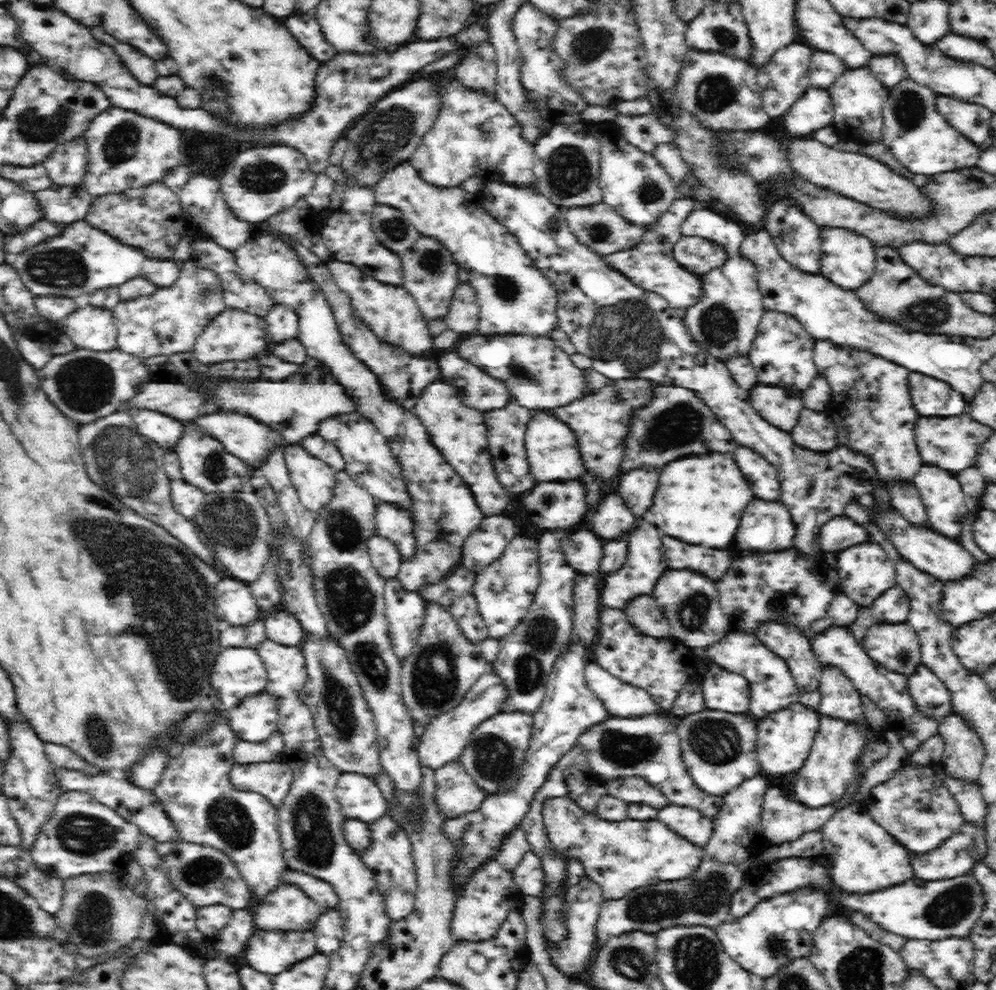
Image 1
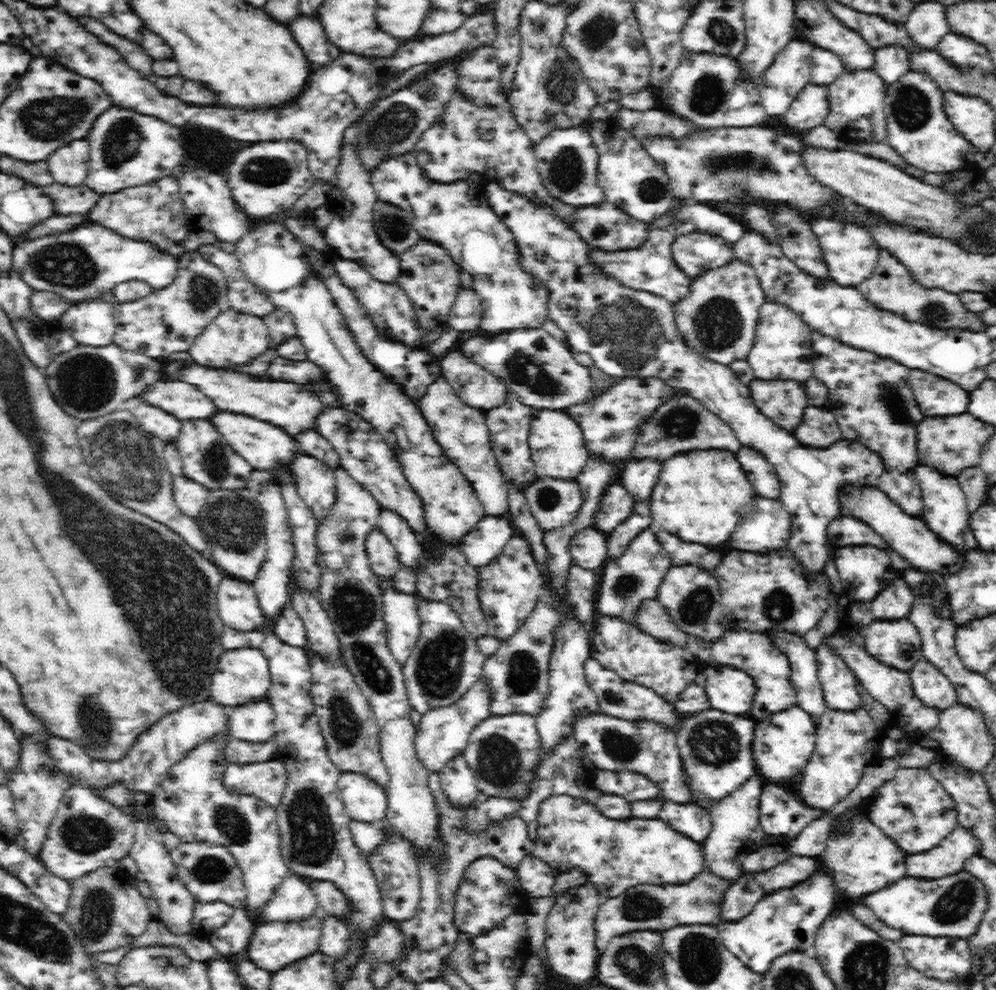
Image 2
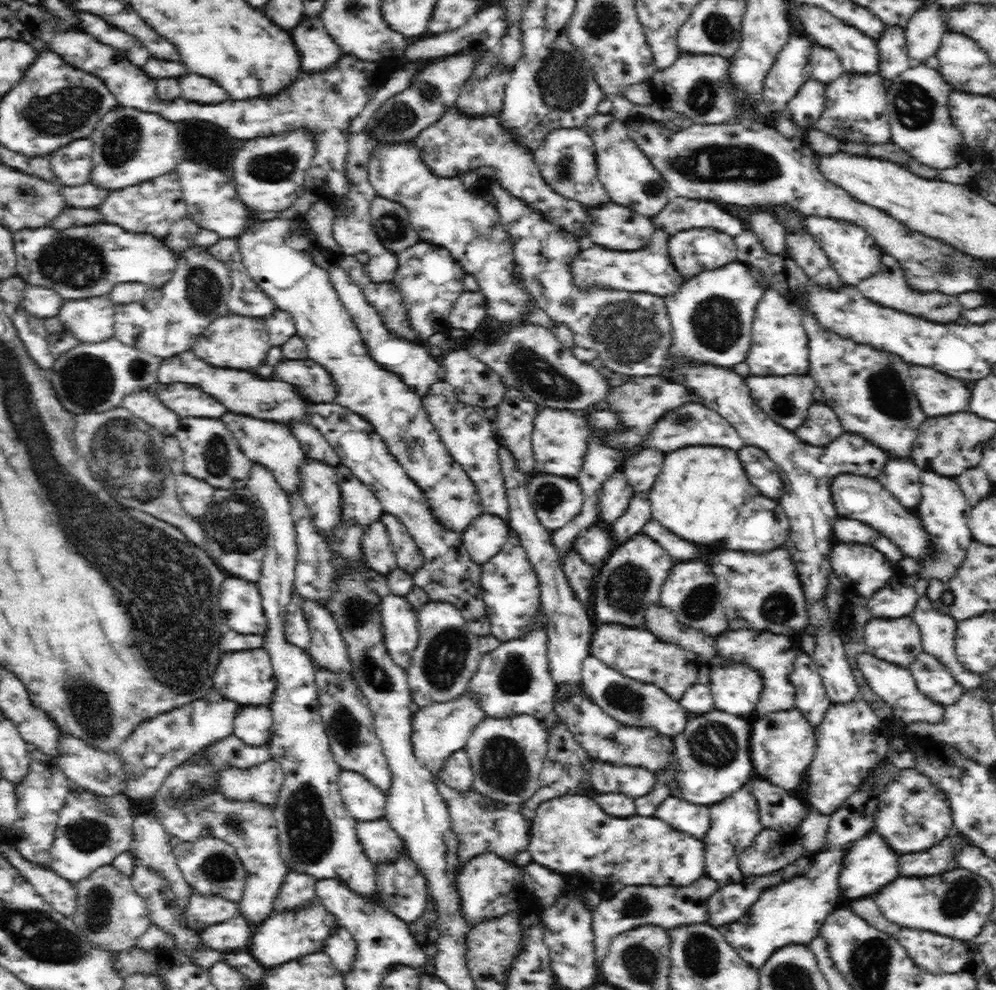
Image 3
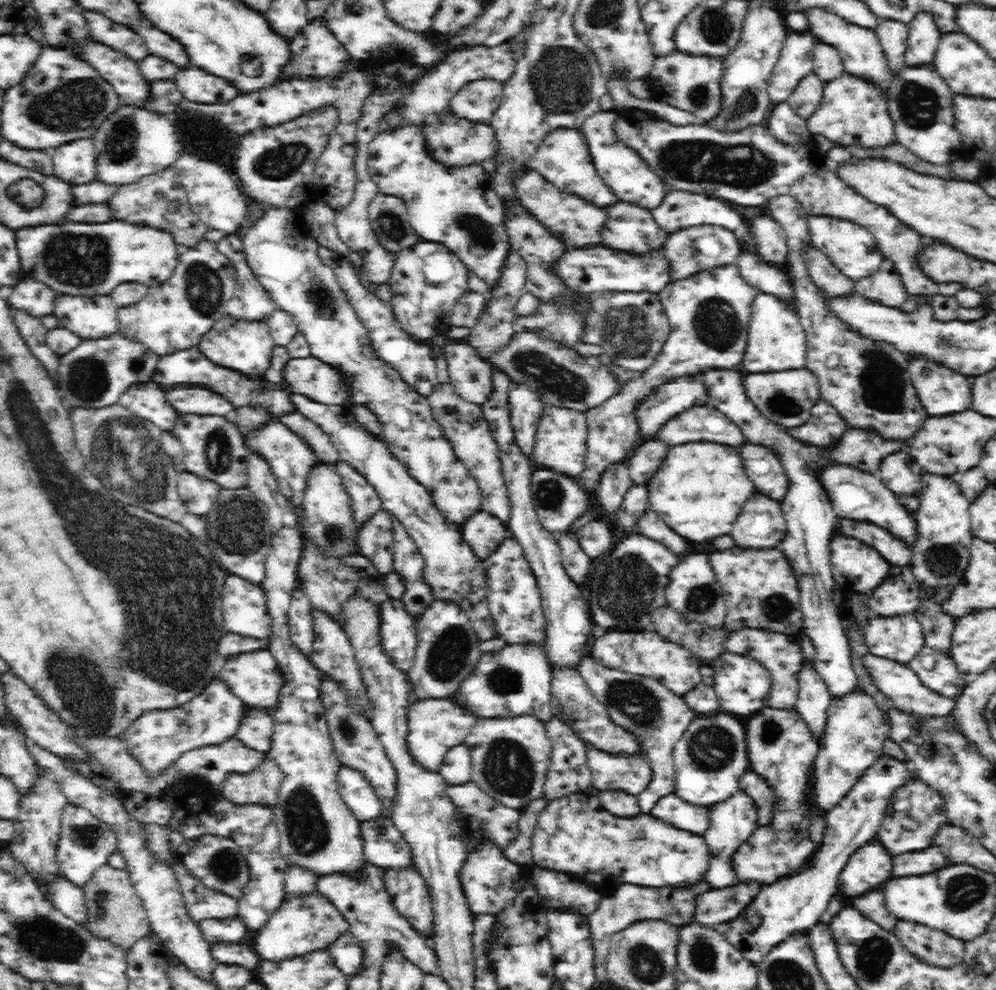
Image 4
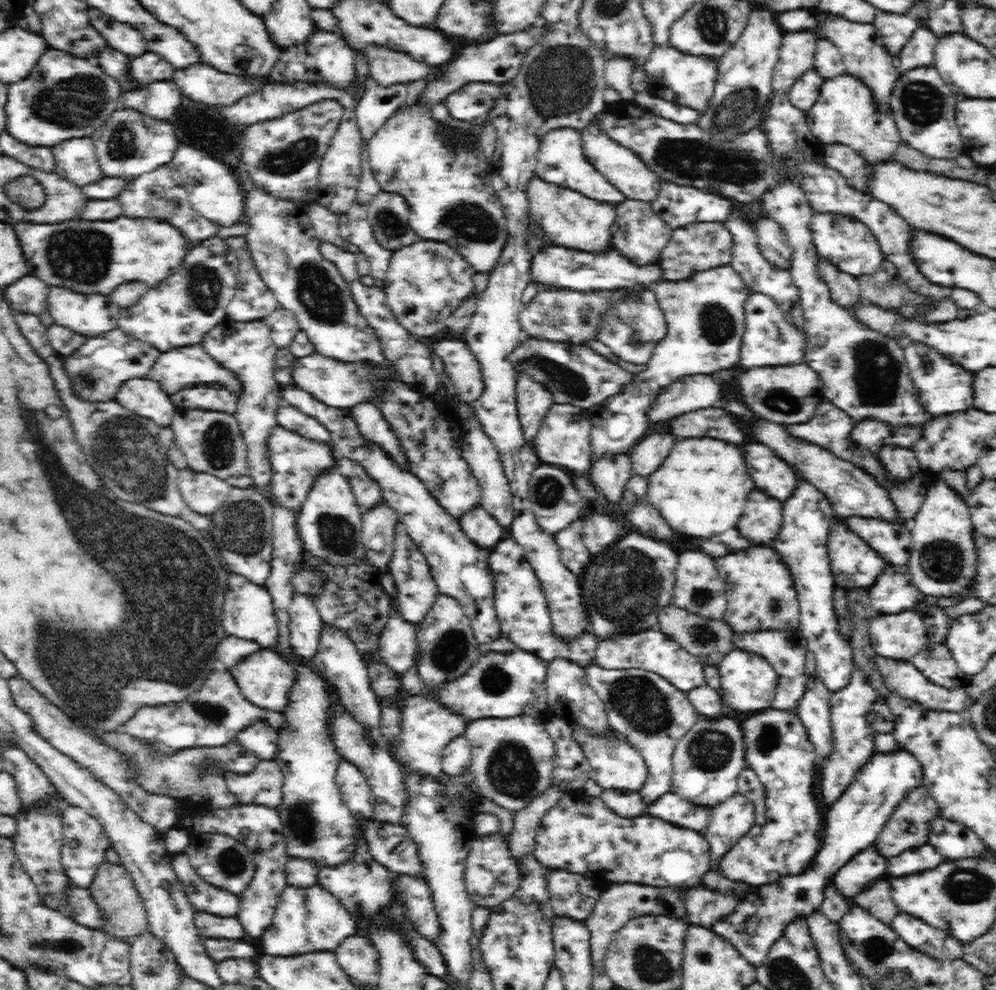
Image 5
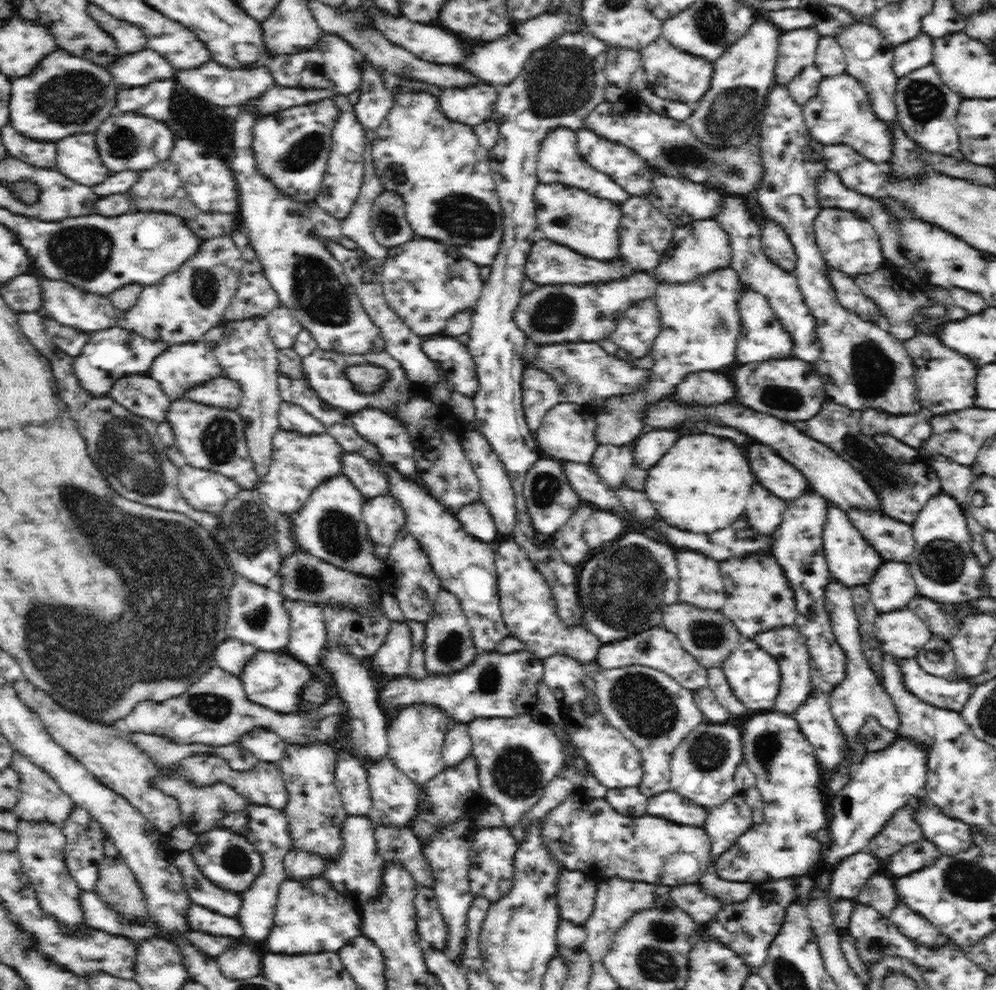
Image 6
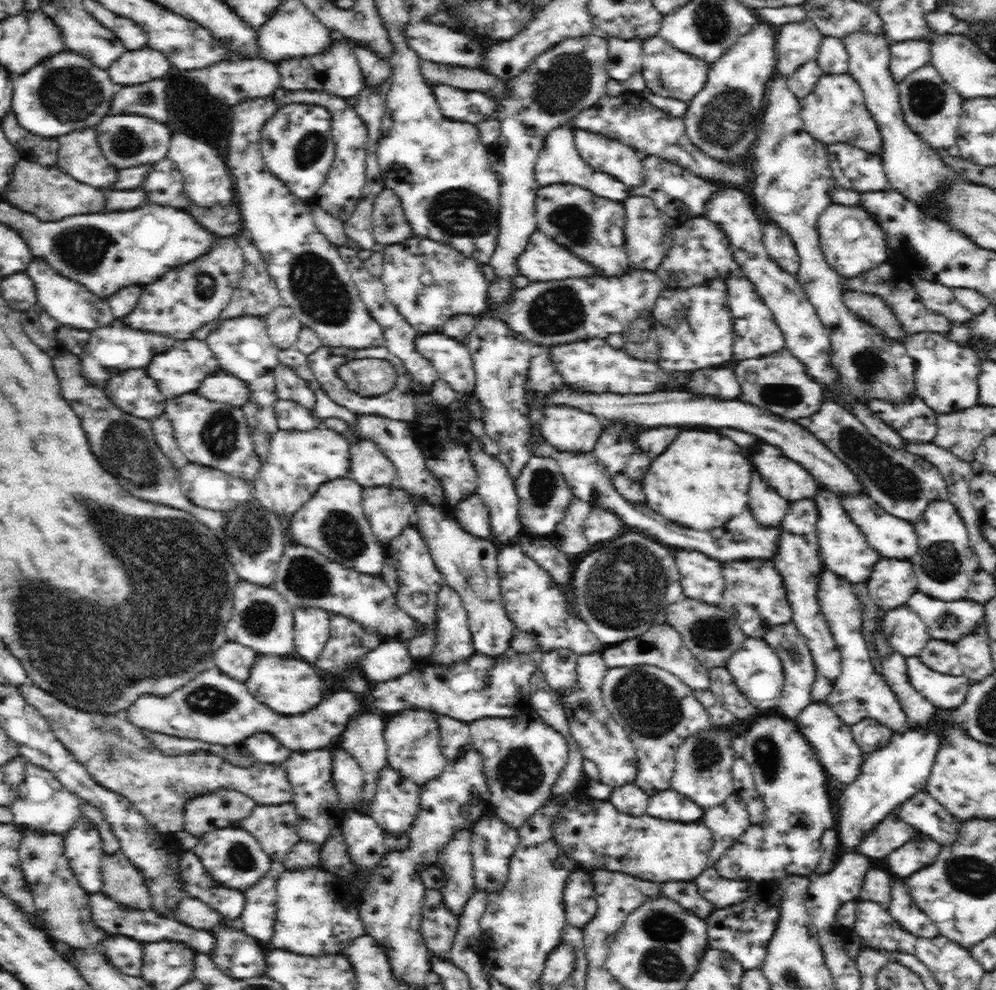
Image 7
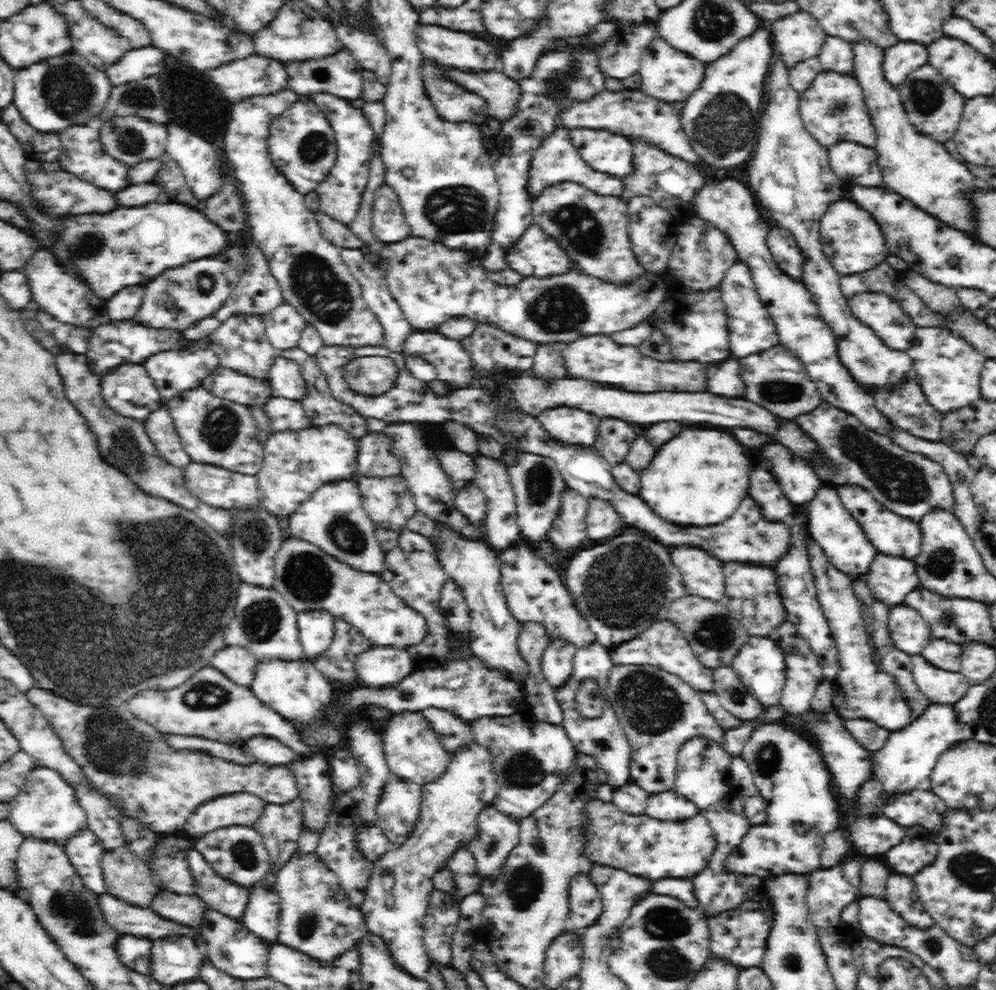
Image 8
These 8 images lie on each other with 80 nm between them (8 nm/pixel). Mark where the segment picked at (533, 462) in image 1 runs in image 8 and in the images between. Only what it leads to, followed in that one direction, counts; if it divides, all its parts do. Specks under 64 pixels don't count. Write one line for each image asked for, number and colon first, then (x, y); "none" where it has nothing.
2: (558, 449)
3: (560, 436)
4: (561, 439)
5: (563, 439)
6: (567, 432)
7: (567, 428)
8: (569, 425)

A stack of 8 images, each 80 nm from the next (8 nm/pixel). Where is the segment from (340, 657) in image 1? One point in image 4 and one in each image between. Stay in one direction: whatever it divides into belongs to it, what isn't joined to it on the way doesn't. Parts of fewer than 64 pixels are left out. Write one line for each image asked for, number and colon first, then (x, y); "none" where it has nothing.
2: (346, 719)
3: (349, 722)
4: (356, 744)

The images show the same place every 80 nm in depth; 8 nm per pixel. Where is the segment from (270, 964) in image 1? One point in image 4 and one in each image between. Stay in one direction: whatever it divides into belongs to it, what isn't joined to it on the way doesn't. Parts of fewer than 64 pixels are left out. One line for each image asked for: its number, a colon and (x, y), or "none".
2: (276, 943)
3: (286, 935)
4: (303, 923)

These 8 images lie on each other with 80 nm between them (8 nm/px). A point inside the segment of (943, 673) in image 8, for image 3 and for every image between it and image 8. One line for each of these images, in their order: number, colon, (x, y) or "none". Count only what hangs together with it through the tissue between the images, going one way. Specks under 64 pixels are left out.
3: (895, 684)
4: (898, 681)
5: (903, 676)
6: (947, 694)
7: (944, 690)

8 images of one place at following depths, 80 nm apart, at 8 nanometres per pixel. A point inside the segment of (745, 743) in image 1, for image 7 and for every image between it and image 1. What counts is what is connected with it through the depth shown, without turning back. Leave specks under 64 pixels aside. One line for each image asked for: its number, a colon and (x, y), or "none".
2: (715, 748)
3: (712, 760)
4: (709, 759)
5: (707, 761)
6: (702, 767)
7: (702, 772)

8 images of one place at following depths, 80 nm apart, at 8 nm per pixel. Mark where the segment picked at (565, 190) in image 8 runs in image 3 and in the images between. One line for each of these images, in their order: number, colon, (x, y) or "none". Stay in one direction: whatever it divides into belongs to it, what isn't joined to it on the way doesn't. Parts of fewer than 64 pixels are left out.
3: (457, 143)
4: (577, 223)
5: (566, 217)
6: (569, 216)
7: (591, 227)

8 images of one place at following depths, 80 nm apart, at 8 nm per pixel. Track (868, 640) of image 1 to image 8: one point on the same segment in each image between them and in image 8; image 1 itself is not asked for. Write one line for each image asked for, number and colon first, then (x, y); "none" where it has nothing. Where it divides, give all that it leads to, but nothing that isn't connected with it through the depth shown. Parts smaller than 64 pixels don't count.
2: (897, 642)
3: (898, 640)
4: (900, 638)
5: (900, 636)
6: (902, 633)
7: (908, 635)
8: (911, 633)

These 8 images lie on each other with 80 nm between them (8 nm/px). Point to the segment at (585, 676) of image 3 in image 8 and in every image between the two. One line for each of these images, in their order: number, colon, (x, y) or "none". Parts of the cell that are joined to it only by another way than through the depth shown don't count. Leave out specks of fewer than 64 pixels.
4: (642, 705)
5: (652, 714)
6: (653, 710)
7: (658, 711)
8: (659, 712)

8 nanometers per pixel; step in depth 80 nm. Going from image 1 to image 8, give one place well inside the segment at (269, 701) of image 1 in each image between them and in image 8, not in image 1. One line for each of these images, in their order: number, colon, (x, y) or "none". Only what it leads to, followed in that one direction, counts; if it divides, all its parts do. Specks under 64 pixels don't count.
2: (254, 722)
3: (253, 725)
4: (256, 732)
5: (263, 741)
6: (265, 745)
7: (266, 749)
8: (270, 751)

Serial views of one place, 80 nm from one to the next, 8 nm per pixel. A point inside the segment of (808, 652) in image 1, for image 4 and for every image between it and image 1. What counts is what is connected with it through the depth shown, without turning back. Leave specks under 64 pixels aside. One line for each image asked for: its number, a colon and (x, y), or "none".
2: (809, 696)
3: (811, 700)
4: (814, 698)

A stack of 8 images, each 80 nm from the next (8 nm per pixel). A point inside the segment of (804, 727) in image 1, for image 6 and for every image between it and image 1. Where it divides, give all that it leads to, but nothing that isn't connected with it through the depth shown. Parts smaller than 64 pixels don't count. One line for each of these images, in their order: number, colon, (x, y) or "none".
2: (783, 743)
3: (782, 744)
4: (778, 739)
5: (777, 748)
6: (784, 845)

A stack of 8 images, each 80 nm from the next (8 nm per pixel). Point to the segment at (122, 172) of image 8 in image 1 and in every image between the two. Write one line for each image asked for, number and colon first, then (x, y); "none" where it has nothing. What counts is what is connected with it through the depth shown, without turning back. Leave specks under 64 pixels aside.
1: (67, 165)
2: (69, 165)
3: (72, 164)
4: (75, 161)
5: (75, 159)
6: (78, 158)
7: (80, 156)

